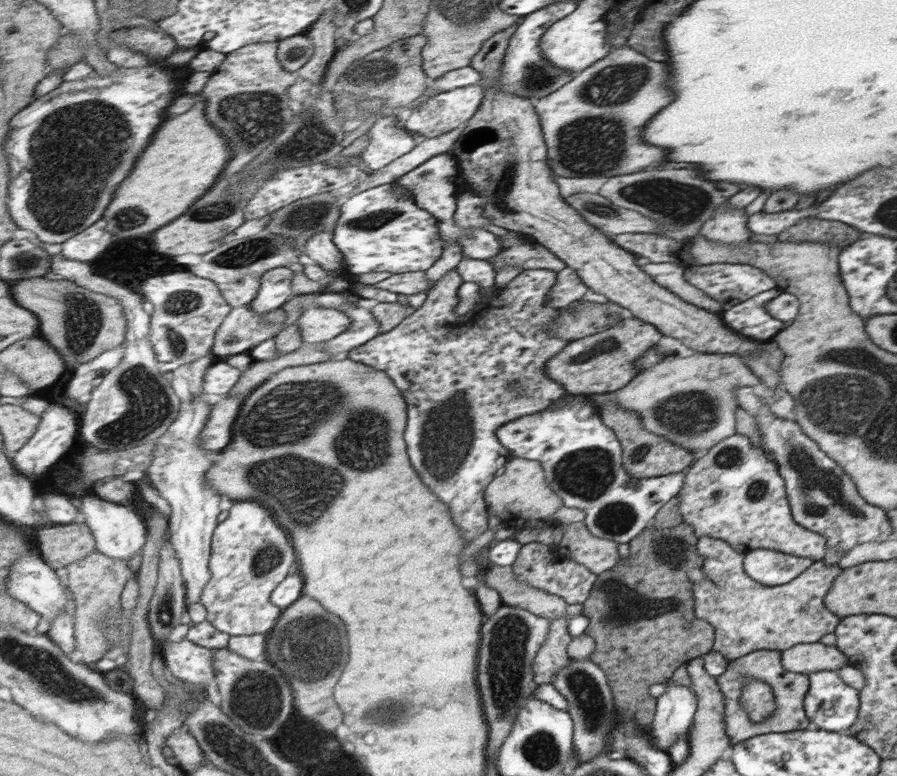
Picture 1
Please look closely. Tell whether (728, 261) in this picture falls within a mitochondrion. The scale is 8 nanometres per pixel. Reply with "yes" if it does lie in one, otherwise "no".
no

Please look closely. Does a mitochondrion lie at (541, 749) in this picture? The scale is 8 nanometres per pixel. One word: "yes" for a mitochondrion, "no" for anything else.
yes

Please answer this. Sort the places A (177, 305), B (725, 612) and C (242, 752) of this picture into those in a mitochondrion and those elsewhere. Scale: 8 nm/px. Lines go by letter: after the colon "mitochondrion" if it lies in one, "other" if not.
A: mitochondrion
B: other
C: mitochondrion

